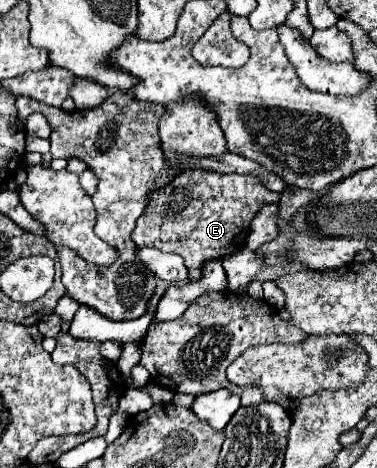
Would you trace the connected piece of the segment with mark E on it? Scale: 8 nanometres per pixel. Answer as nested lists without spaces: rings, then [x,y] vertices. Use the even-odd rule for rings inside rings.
[[[200,168],[194,170],[184,170],[182,174],[178,174],[172,182],[168,182],[164,188],[150,192],[146,210],[142,212],[142,216],[136,222],[136,228],[132,232],[132,240],[136,246],[150,246],[150,248],[158,248],[162,252],[172,252],[184,258],[184,264],[188,268],[188,276],[190,280],[200,276],[200,266],[206,260],[212,258],[222,258],[226,254],[236,252],[248,236],[248,226],[252,222],[252,218],[256,216],[256,212],[260,212],[260,208],[264,208],[266,204],[278,204],[280,202],[280,192],[272,192],[268,190],[256,176],[250,174],[216,174],[216,172],[206,172]]]

